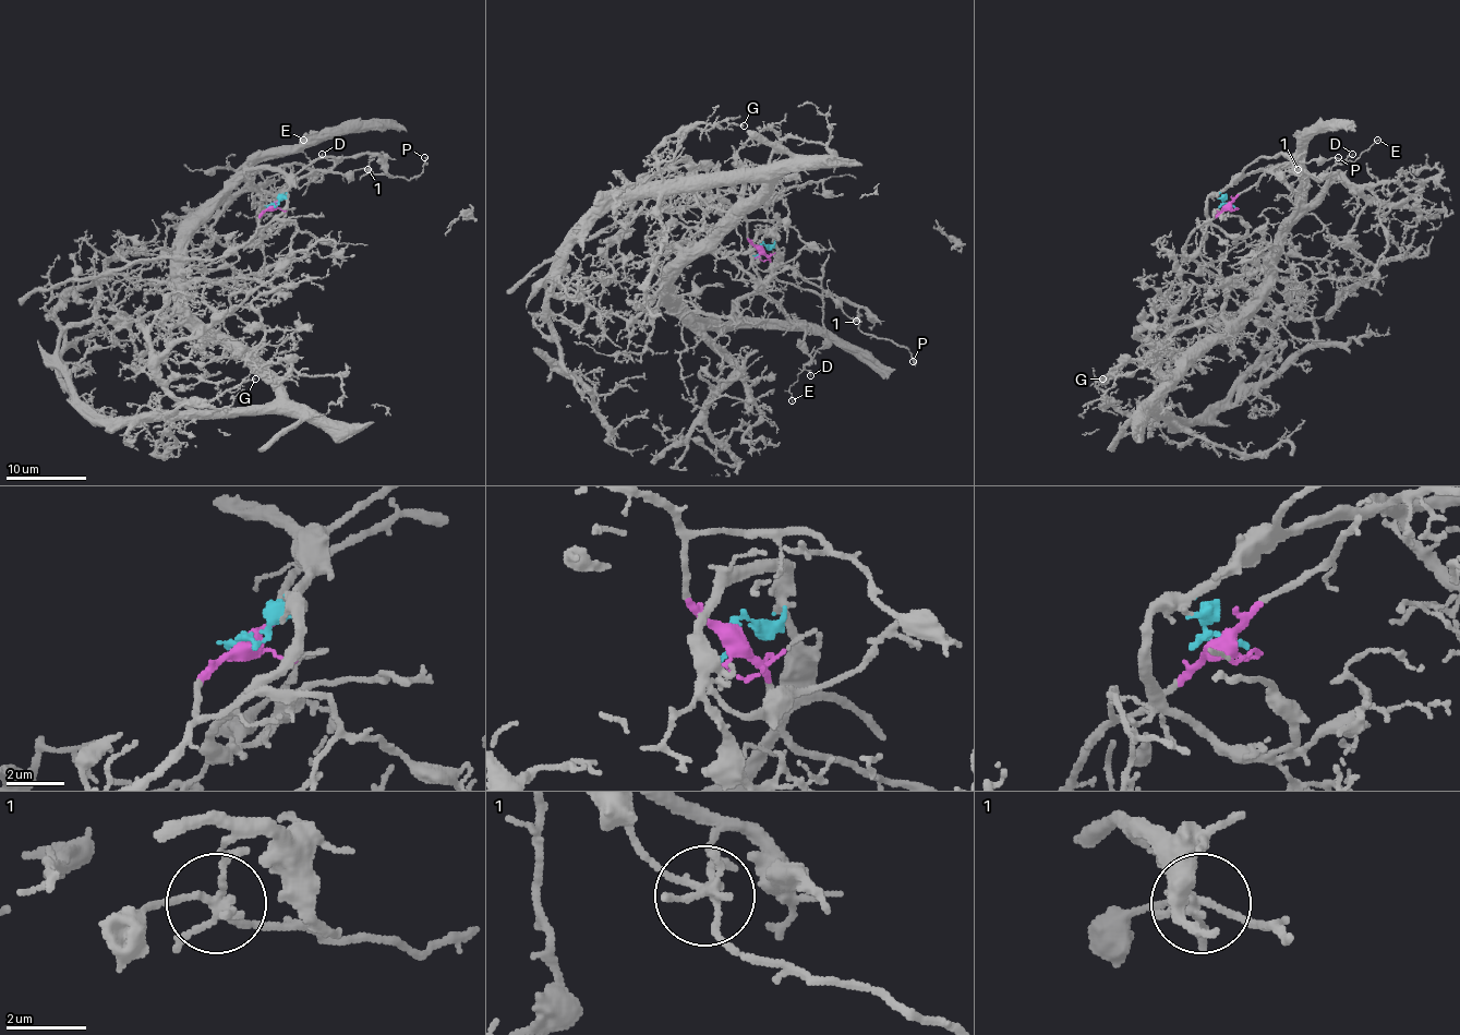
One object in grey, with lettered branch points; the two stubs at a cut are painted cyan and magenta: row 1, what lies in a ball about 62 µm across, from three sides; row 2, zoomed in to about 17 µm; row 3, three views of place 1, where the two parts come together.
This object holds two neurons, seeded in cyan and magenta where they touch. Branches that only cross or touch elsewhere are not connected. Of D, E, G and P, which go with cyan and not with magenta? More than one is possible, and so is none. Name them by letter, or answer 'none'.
G

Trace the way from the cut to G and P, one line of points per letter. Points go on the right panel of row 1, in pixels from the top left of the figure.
G: (1226, 205), (1262, 169), (1298, 171), (1266, 291), (1151, 420), (1101, 380)
P: (1226, 205), (1266, 171), (1298, 169), (1320, 179), (1338, 157)

